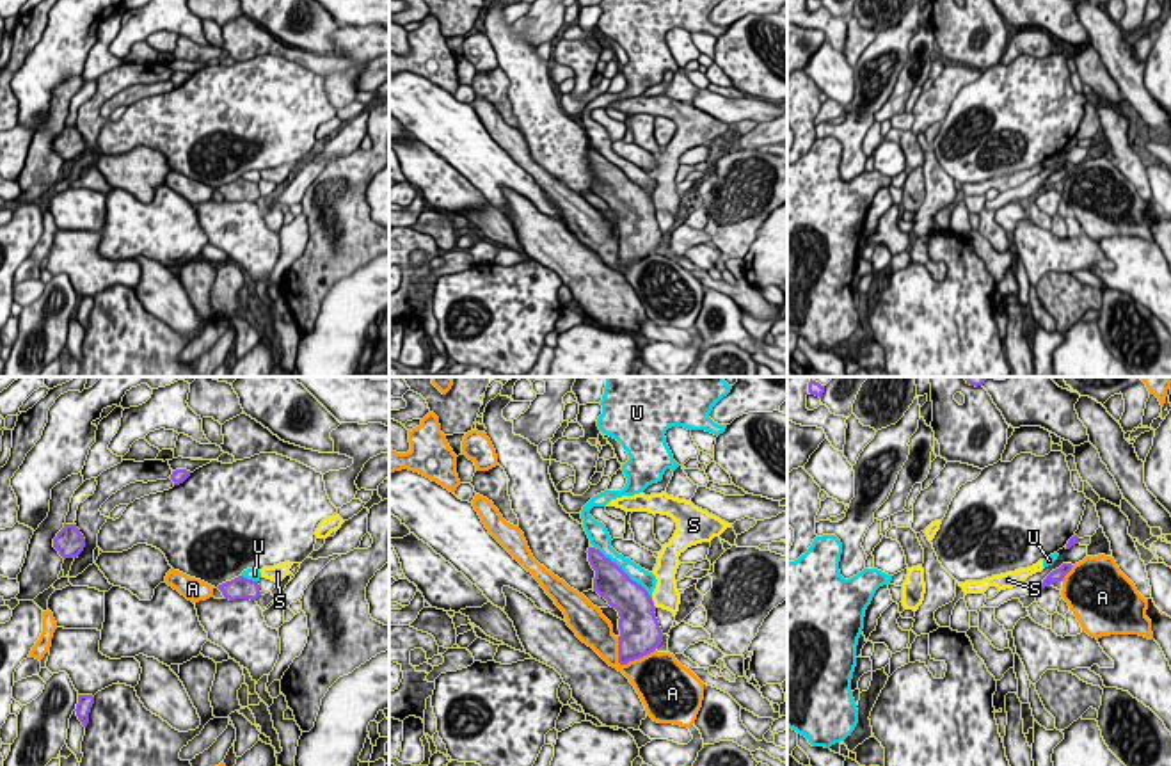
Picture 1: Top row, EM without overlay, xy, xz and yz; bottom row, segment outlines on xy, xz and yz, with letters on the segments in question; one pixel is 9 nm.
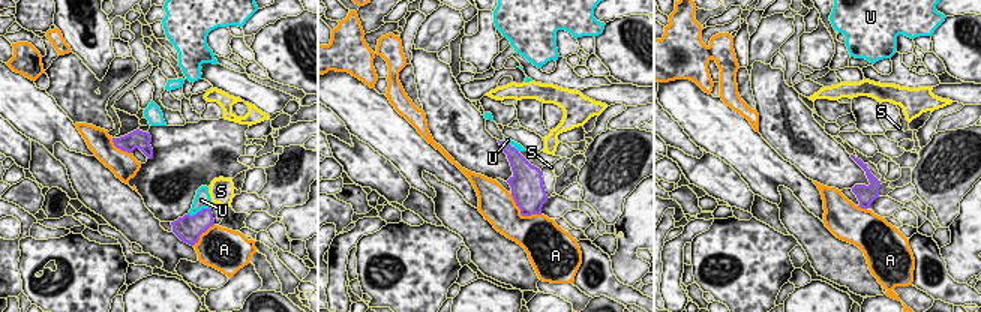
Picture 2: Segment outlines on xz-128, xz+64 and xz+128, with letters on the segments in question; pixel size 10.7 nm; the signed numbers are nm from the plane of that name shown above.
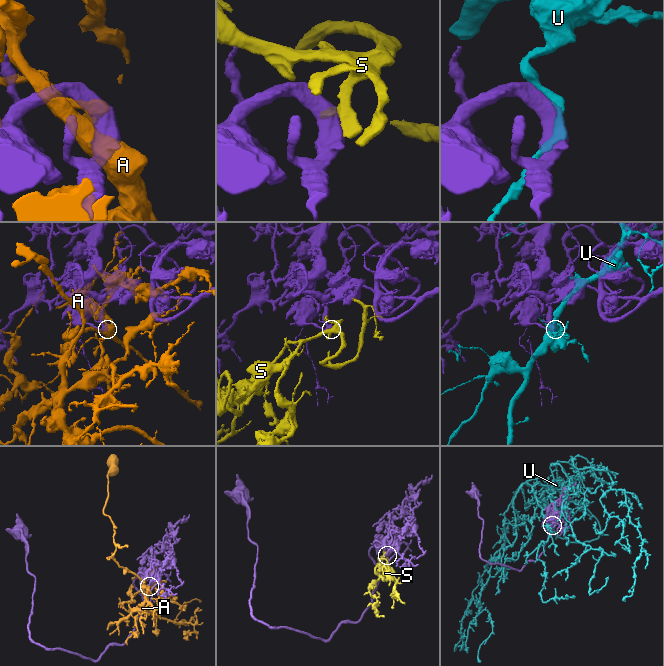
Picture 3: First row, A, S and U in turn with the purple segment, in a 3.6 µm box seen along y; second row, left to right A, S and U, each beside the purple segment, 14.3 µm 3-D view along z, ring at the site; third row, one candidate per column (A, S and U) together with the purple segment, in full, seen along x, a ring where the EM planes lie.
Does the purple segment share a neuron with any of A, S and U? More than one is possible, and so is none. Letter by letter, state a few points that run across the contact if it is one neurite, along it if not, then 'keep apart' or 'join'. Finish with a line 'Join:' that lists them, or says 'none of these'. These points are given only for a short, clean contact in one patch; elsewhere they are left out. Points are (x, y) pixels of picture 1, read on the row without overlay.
A: keep apart
S: line xz (638, 228), (640, 217), (653, 205), (665, 198); join
U: keep apart
Join: S

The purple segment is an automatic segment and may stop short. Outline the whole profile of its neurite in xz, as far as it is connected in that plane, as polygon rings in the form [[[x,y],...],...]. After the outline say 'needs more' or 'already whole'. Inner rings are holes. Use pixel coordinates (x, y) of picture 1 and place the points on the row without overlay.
[[[666,94],[645,98],[622,98],[611,101],[606,108],[617,108],[625,114],[649,114],[668,117],[677,124],[677,132],[657,158],[657,169],[652,176],[657,187],[649,195],[633,183],[622,169],[606,160],[599,151],[588,149],[588,164],[595,172],[593,194],[608,203],[618,213],[618,265],[640,261],[654,254],[663,243],[663,233],[656,220],[656,211],[679,213],[681,195],[675,176],[681,167],[679,158],[691,148],[711,144],[720,139],[729,124],[695,108],[691,103],[668,98]]]; needs more

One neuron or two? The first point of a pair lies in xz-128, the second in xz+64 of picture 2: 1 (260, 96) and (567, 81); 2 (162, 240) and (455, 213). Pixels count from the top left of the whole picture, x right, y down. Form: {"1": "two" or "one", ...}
{"1": "two", "2": "one"}

